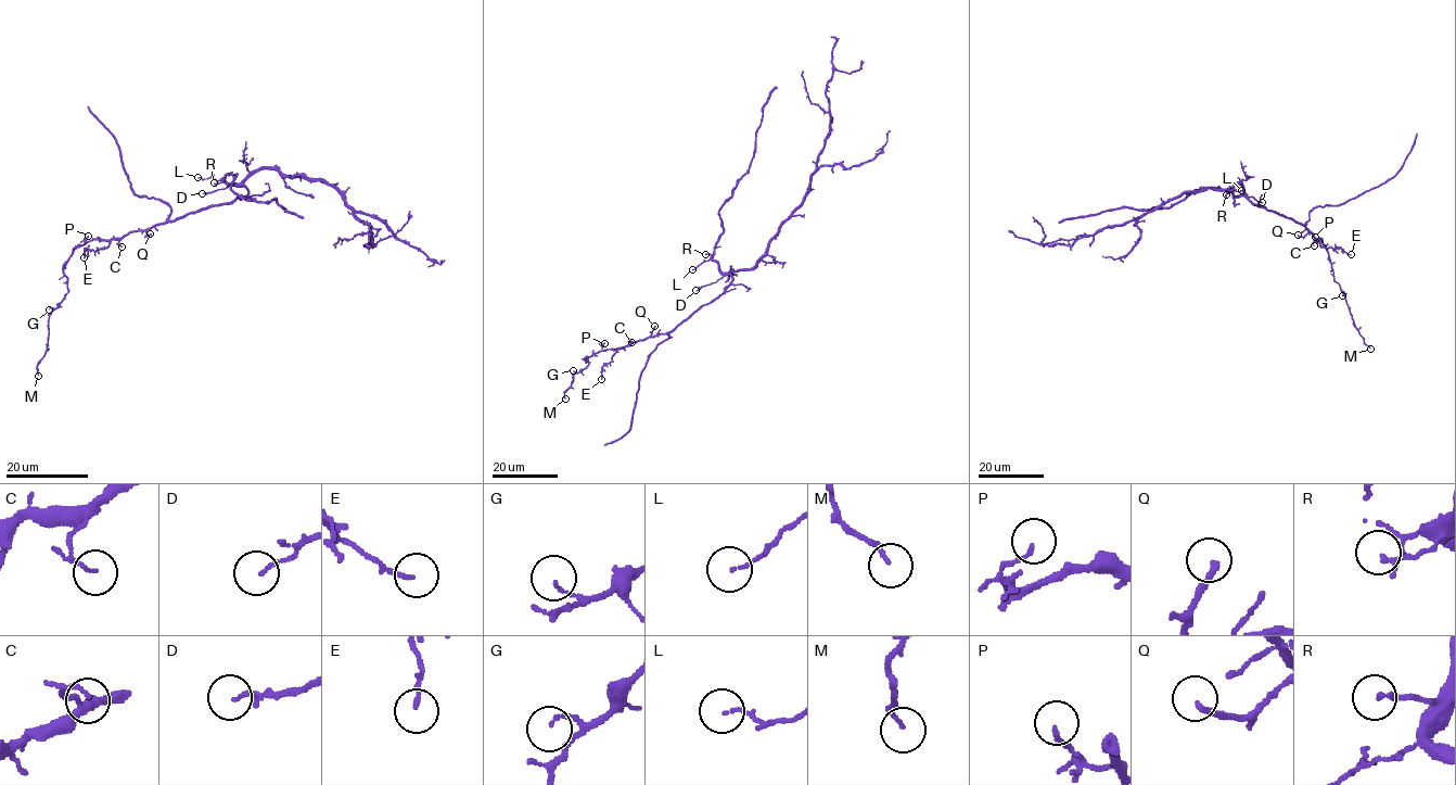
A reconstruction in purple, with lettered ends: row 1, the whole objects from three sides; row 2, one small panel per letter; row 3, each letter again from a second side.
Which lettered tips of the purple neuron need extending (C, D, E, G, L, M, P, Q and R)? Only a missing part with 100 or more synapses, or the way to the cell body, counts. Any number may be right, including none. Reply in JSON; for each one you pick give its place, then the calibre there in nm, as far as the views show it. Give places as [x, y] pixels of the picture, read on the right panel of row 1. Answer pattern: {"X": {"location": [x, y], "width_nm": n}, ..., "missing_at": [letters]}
{"missing_at": []}

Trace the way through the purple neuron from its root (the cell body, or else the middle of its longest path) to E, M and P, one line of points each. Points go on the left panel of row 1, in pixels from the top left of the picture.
E: (245, 179), (244, 195), (130, 231), (103, 249), (86, 249), (84, 257)
M: (245, 179), (247, 193), (231, 202), (79, 244), (63, 268), (68, 292), (49, 317), (38, 376)
P: (245, 179), (243, 185), (247, 193), (231, 202), (200, 209), (118, 238), (85, 241), (88, 236)

